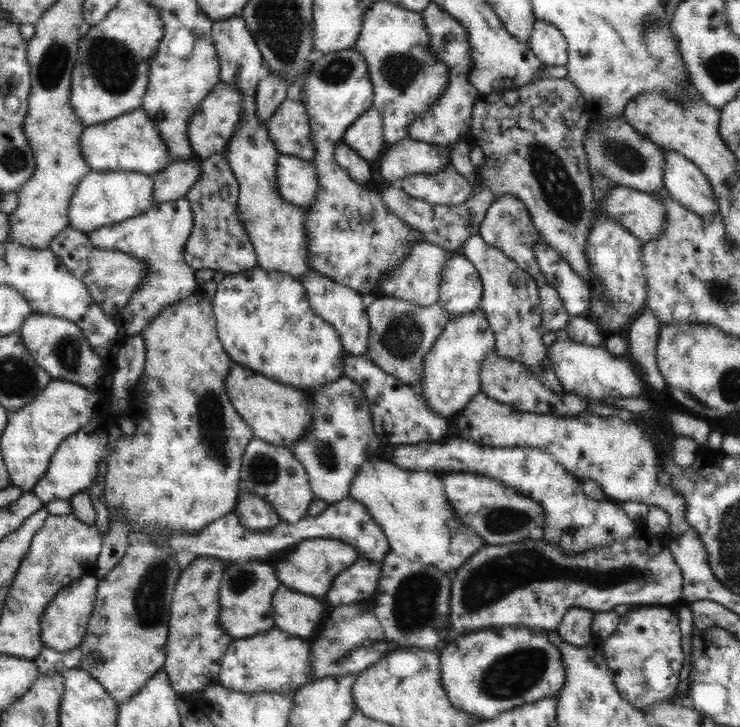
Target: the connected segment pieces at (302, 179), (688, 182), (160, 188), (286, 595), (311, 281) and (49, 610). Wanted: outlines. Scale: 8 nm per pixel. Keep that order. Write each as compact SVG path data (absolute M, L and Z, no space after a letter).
M288 154L276 158L276 186L280 198L291 205L307 208L316 199L318 182L311 162Z
M674 150L663 151L663 182L672 199L700 217L719 213L712 186L698 167Z
M194 156L186 162L171 162L161 172L152 174L153 205L185 198L200 179L200 161Z
M284 585L272 597L274 624L290 636L308 639L324 618L324 606L316 597L298 594Z
M313 270L302 276L300 282L312 310L338 332L343 351L354 356L364 355L369 343L369 320L366 314L367 305L362 296L348 286L342 286L342 284L334 282L332 278Z
M84 575L63 586L46 607L40 621L40 640L46 648L57 652L79 649L84 636L88 621L93 611L98 579L94 575Z

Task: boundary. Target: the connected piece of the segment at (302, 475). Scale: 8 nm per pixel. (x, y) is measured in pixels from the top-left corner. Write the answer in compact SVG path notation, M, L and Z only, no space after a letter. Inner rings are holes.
M252 437L245 448L240 469L240 482L245 490L265 498L274 507L281 520L290 524L307 516L308 506L315 498L308 482L306 469L297 458L294 458L291 450L272 445L256 437Z

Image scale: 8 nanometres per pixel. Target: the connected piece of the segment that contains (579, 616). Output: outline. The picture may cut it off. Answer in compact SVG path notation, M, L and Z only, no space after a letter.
M580 607L570 608L562 617L561 623L555 630L556 633L576 648L584 648L584 646L590 645L597 641L591 629L593 613L591 610Z

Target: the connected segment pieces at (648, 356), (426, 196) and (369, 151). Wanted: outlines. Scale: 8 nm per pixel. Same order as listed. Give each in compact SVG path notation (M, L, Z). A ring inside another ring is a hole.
M644 308L630 324L625 338L631 357L634 358L648 388L667 392L666 381L660 374L656 360L656 347L661 325L652 311Z
M450 166L436 174L414 174L400 182L400 188L411 198L433 205L456 206L470 197L471 181Z
M372 105L346 129L343 141L367 162L384 154L383 122L379 110Z

